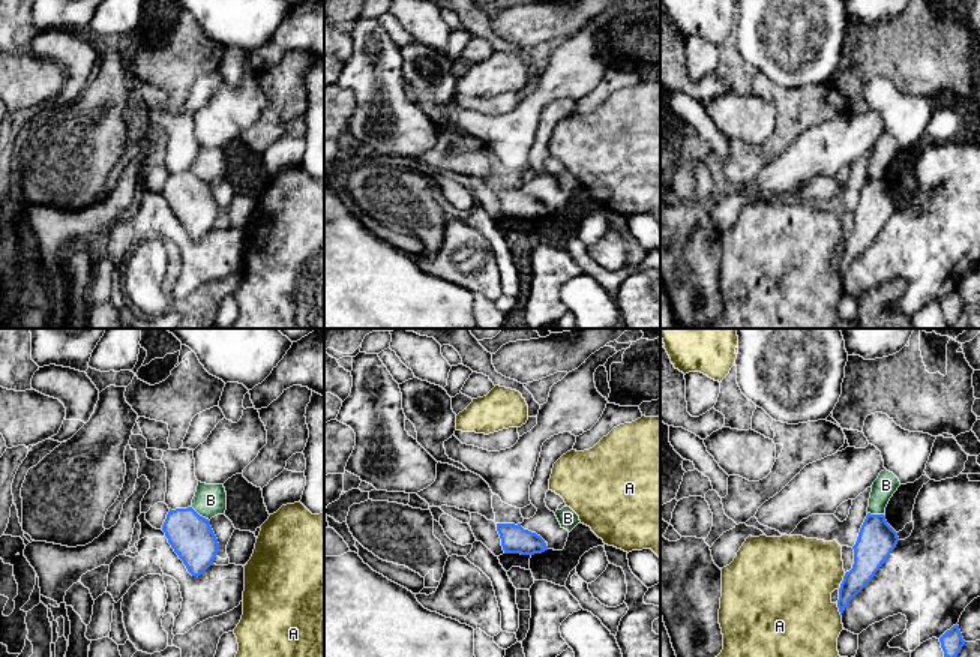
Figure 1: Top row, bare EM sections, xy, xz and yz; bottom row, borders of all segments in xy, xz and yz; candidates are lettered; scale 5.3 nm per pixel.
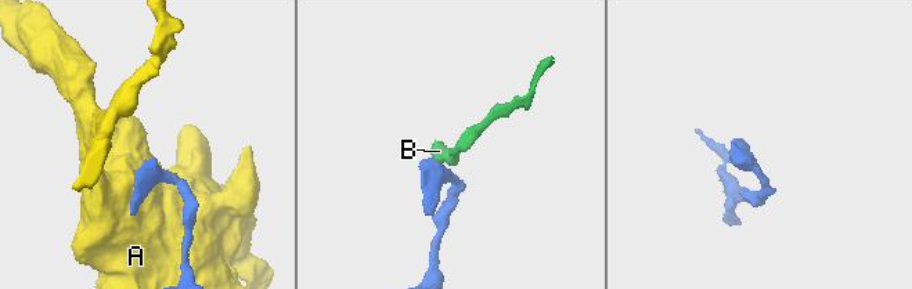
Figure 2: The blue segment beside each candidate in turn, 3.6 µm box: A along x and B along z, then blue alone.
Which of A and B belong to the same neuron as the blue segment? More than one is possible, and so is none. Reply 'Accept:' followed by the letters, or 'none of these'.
Accept: none of these

